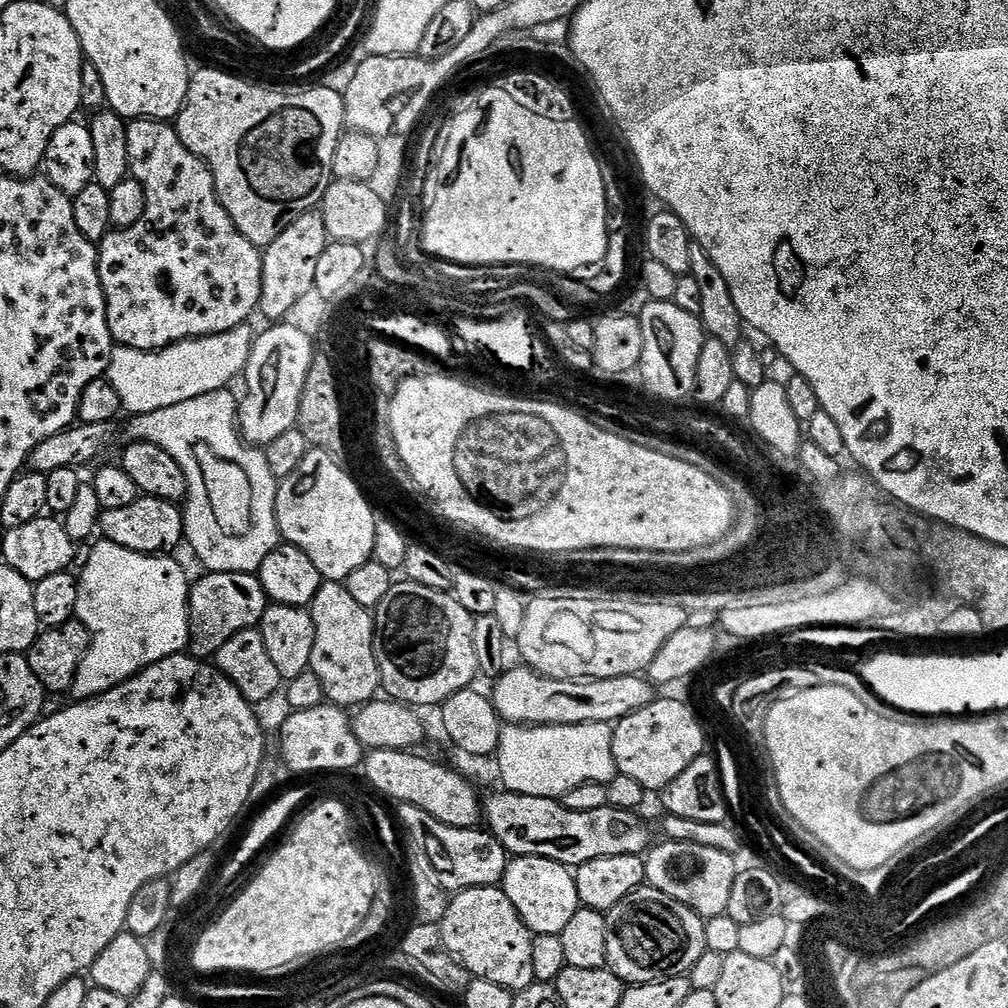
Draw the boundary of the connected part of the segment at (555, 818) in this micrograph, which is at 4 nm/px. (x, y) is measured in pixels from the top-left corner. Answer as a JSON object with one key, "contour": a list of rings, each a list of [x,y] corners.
{"contour":[[[499,791],[483,797],[482,820],[487,831],[513,857],[550,858],[575,870],[586,862],[594,862],[594,858],[644,856],[653,847],[652,832],[636,812],[609,807],[579,812],[568,809],[559,799]]]}

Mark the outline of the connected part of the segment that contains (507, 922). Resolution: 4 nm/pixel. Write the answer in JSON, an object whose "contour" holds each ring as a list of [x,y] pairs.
{"contour":[[[503,887],[468,888],[455,893],[439,925],[446,950],[450,950],[475,979],[494,982],[513,994],[524,992],[536,983],[530,951],[533,933],[522,922],[518,910],[514,910],[510,898],[506,898]]]}

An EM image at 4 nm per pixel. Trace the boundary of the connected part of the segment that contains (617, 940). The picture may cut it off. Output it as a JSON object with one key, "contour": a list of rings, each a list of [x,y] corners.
{"contour":[[[641,886],[622,898],[606,913],[604,921],[607,967],[628,986],[687,976],[694,962],[708,951],[700,915],[651,886]]]}

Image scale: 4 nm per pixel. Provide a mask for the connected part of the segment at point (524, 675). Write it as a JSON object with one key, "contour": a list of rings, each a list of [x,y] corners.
{"contour":[[[527,666],[509,667],[507,672],[495,677],[496,684],[490,691],[490,699],[496,708],[501,721],[510,724],[535,726],[537,724],[612,724],[626,718],[646,706],[654,699],[654,685],[643,675],[623,676],[622,678],[602,678],[601,680],[555,680],[549,676],[541,676]]]}

